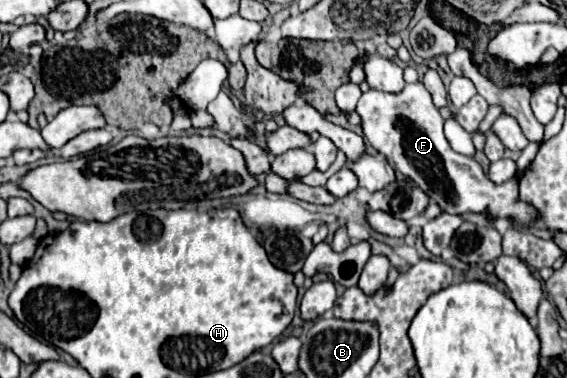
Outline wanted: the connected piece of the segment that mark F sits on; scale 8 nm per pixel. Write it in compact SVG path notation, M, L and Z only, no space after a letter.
M410 83L398 95L368 89L366 93L362 93L356 111L362 117L362 129L370 145L386 159L394 161L396 169L412 179L422 191L426 191L430 199L442 207L442 211L456 215L490 211L494 219L504 217L530 223L534 221L534 207L518 201L516 179L494 185L472 157L460 155L450 147L442 131L444 119L434 107L424 83Z

